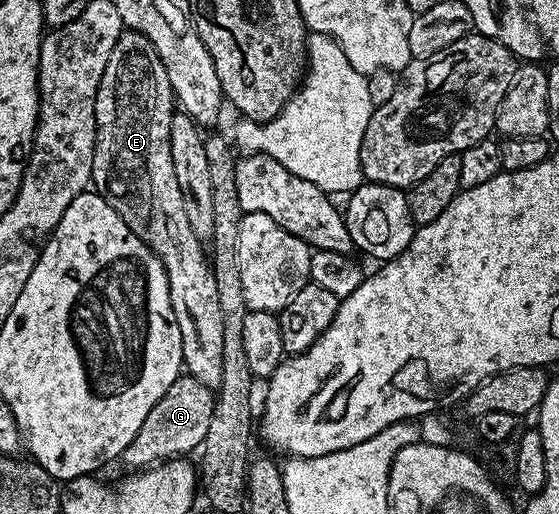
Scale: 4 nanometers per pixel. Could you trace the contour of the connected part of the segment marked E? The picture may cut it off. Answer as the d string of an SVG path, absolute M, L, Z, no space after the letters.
M128 29L121 32L119 41L115 41L115 49L111 49L111 58L107 61L107 69L103 69L103 81L99 81L99 89L95 97L95 121L97 122L97 140L93 146L93 177L92 186L97 194L103 196L107 201L107 205L111 205L115 209L115 213L119 213L119 217L123 217L123 221L135 232L135 234L147 244L155 254L159 257L159 261L163 265L163 269L167 273L167 285L171 289L171 309L175 309L175 321L179 321L179 337L183 341L183 357L181 358L184 370L188 374L193 375L200 381L202 387L220 388L221 378L223 377L223 313L219 310L219 289L215 289L215 277L213 276L213 265L210 256L207 254L206 244L199 237L195 237L195 232L191 229L190 222L187 221L187 212L183 209L183 193L179 193L179 181L175 177L175 165L171 165L171 121L175 114L175 100L173 98L173 90L171 89L171 81L167 77L167 69L163 65L163 61L159 57L159 53L155 49L155 45L151 45L151 41L143 33L138 31L130 31Z

